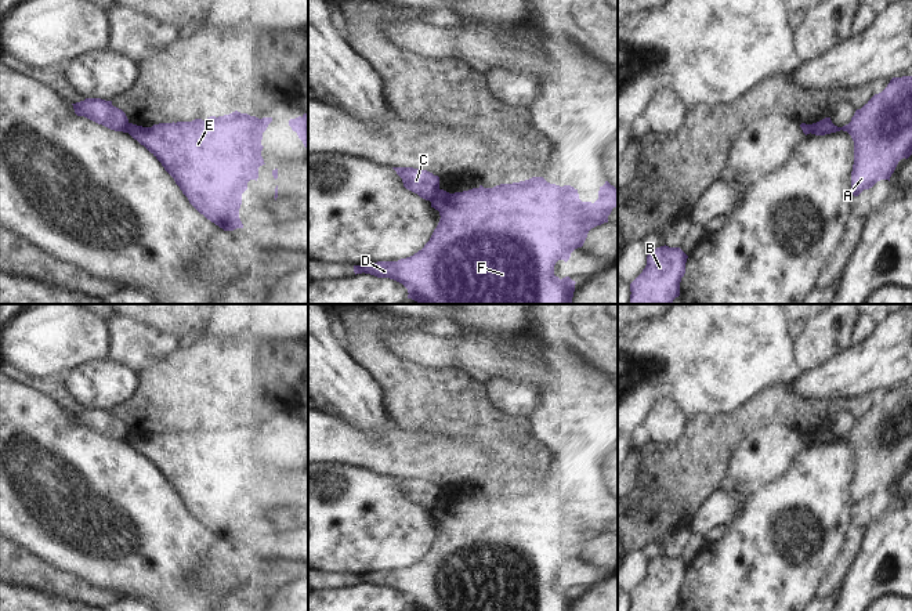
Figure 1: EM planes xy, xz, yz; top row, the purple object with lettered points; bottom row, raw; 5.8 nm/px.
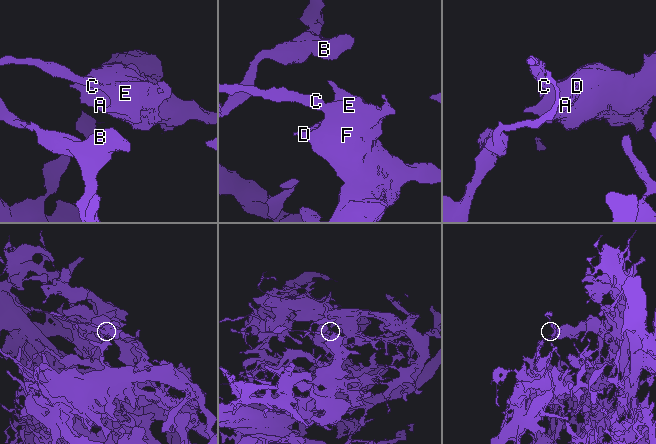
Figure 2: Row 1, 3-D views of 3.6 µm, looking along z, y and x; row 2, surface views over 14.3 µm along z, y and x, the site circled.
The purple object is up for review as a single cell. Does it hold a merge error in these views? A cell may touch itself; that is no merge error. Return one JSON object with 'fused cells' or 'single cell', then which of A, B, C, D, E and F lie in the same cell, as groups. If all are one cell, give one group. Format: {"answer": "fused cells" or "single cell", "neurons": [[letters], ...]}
{"answer": "fused cells", "neurons": [["A", "B", "D", "E", "F"], ["C"]]}

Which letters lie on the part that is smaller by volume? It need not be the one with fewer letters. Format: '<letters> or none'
C

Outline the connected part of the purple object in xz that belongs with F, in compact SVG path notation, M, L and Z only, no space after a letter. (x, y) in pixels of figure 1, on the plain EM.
M532 487L493 498L473 498L449 503L439 499L431 510L439 521L439 532L421 560L398 571L377 571L354 575L357 583L390 588L408 599L408 608L415 611L572 611L575 590L554 585L558 570L565 572L571 563L582 557L591 538L608 532L608 525L618 517L618 499L608 491L598 500L598 509L582 511L578 499L571 495L555 495L543 487Z

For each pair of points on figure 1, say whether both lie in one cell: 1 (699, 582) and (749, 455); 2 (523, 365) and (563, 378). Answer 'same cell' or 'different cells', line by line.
1: different cells
2: same cell

